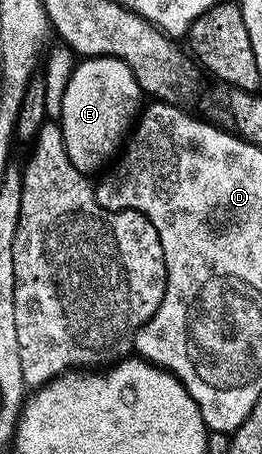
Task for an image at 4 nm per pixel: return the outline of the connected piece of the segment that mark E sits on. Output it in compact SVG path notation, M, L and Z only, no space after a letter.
M82 58L74 66L63 93L59 122L75 169L86 173L100 172L118 154L142 110L141 99L141 87L121 59Z

